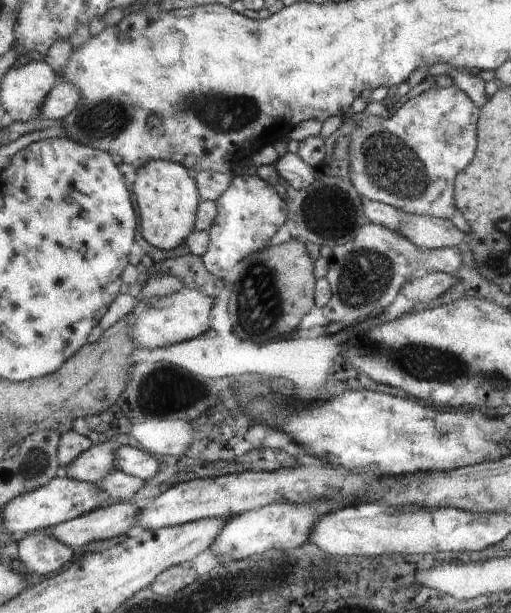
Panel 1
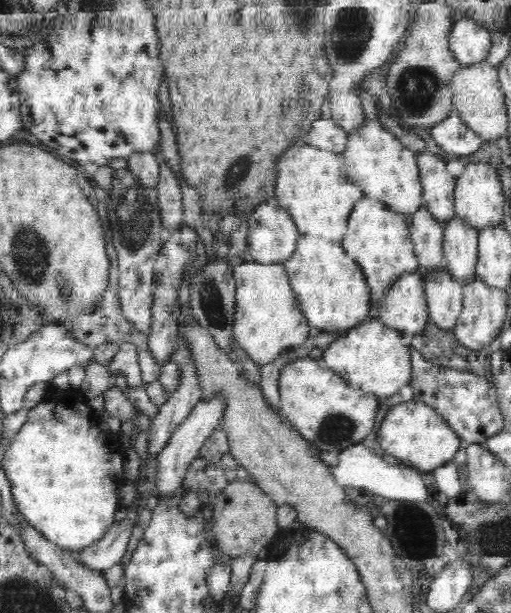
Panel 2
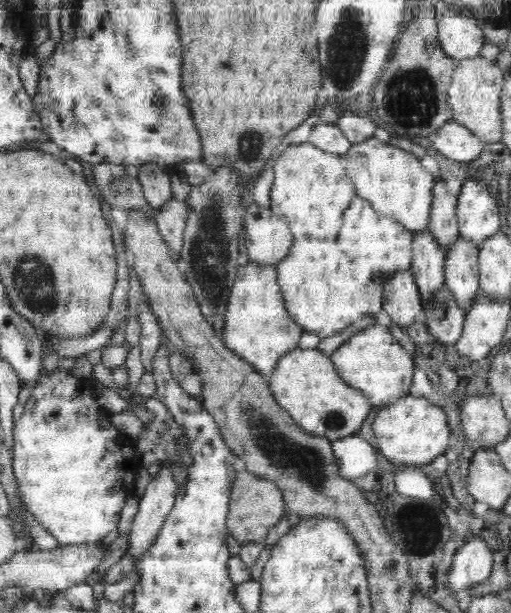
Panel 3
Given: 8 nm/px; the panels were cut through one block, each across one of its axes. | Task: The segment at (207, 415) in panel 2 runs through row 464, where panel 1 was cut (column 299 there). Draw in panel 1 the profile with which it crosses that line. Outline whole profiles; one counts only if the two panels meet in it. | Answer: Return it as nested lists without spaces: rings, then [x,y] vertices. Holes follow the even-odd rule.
[[[287,151],[274,164],[281,180],[295,189],[305,189],[315,180],[315,171],[298,153]]]

